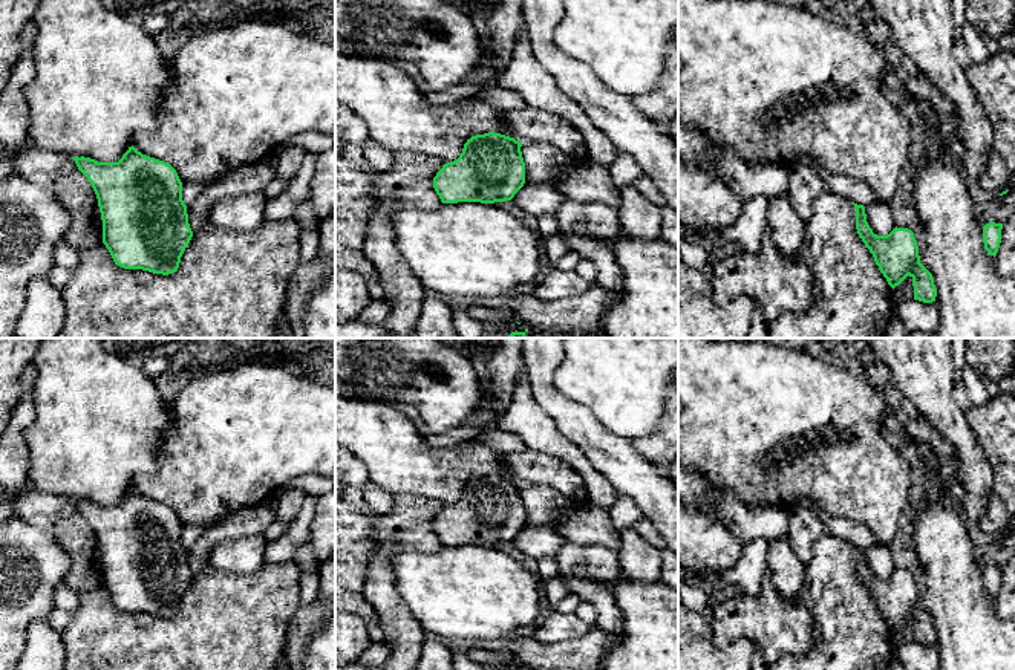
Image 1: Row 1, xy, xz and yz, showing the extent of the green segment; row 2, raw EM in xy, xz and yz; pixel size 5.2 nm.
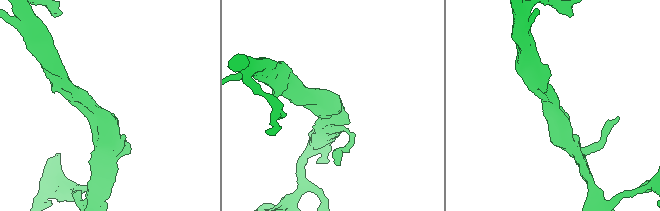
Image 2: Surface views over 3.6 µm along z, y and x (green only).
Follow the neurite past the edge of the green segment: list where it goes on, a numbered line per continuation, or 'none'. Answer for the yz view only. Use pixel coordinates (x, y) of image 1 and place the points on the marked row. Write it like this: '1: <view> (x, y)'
none

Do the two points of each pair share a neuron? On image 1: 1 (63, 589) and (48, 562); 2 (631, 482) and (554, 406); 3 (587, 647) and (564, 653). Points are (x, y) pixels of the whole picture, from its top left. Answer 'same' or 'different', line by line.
1: different
2: same
3: same

